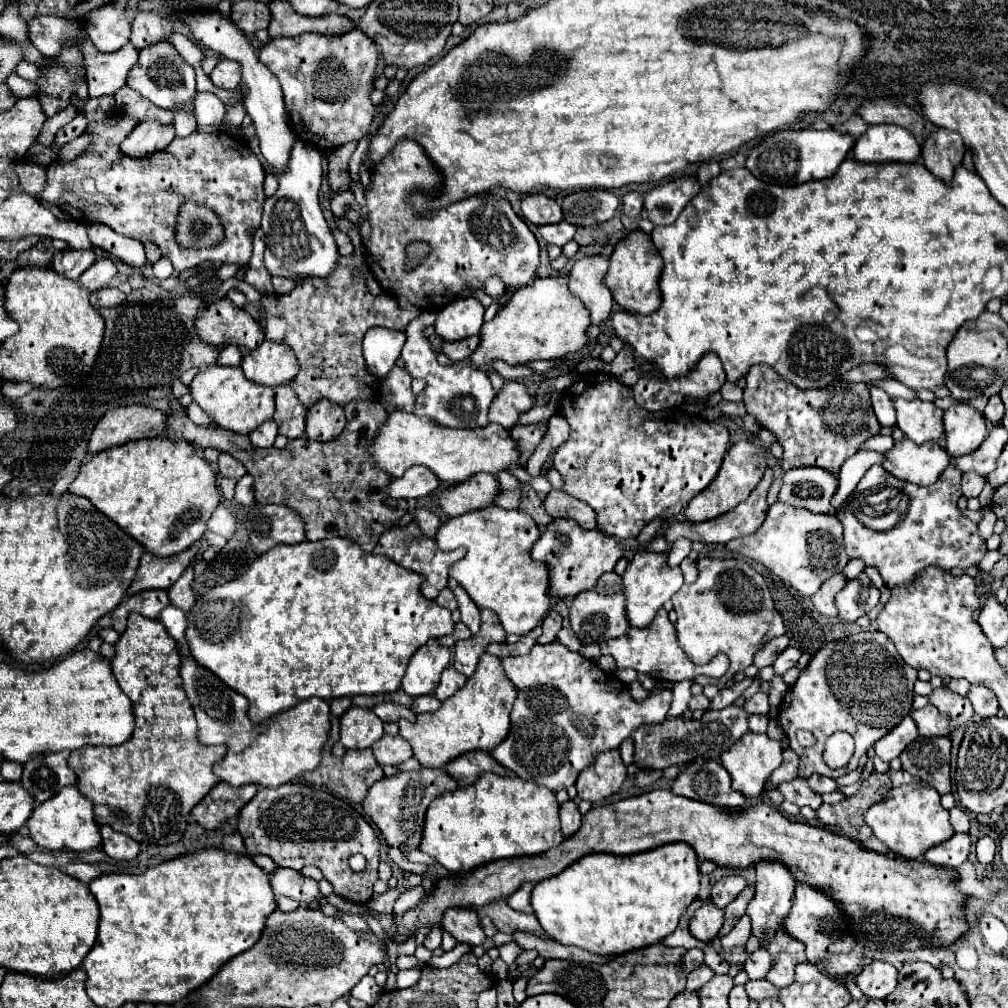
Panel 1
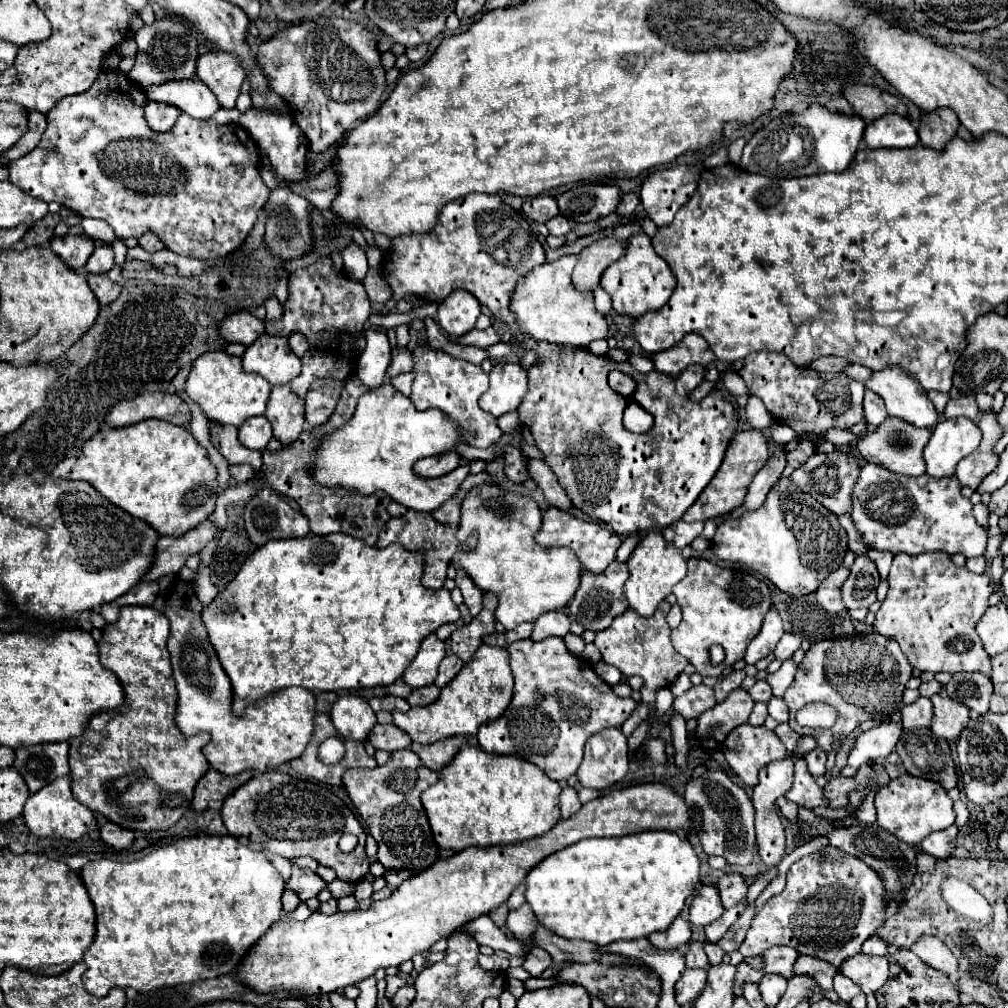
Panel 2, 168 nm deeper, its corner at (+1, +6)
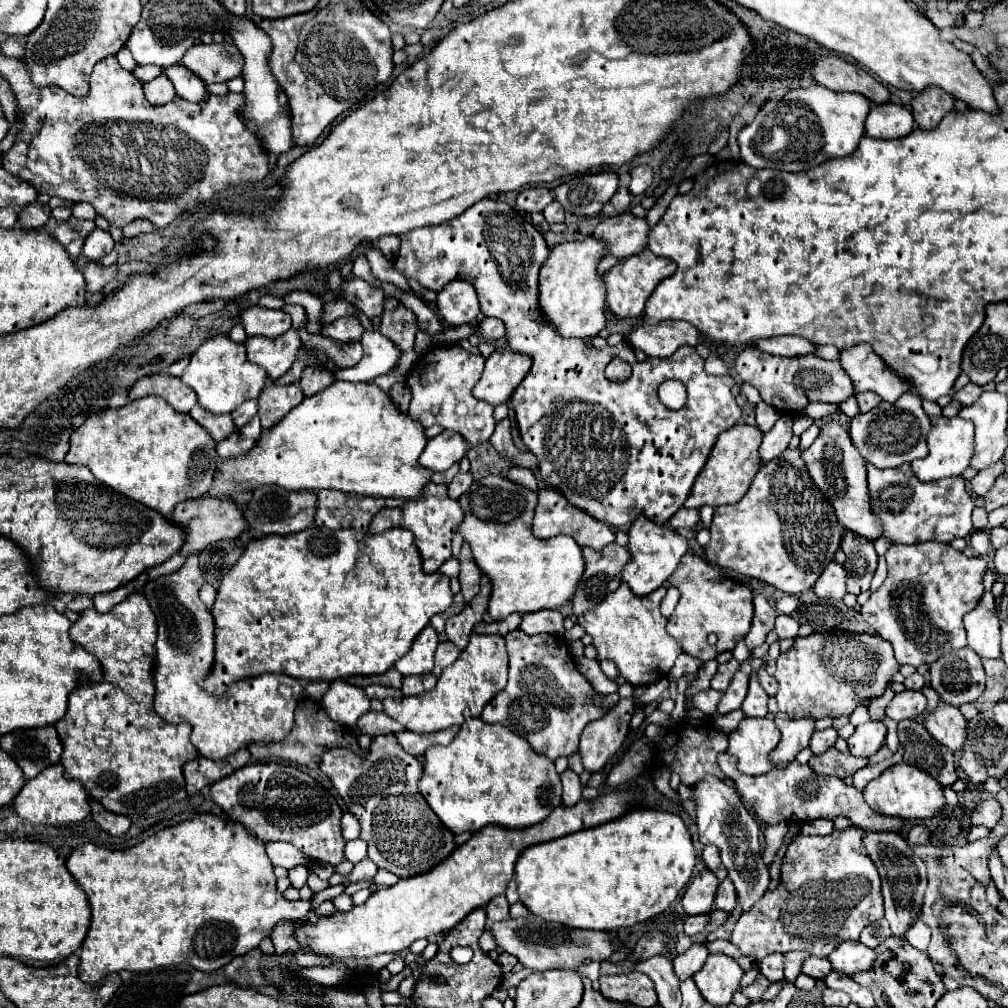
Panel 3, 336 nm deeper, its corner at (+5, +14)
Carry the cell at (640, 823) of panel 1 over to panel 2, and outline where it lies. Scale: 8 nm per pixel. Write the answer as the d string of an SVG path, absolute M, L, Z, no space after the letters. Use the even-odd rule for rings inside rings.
M645 783L621 791L611 791L609 795L585 803L573 817L561 819L549 833L543 833L533 841L523 841L521 845L493 845L493 849L463 849L461 853L455 853L449 859L439 859L429 869L423 869L411 875L407 881L403 881L387 899L371 903L371 907L365 911L347 911L333 915L315 911L303 923L283 917L279 923L273 925L273 929L269 929L253 945L253 949L249 949L249 953L245 955L245 959L237 969L237 977L251 989L257 989L259 993L277 993L281 989L287 989L303 995L315 995L315 993L329 995L337 989L357 985L359 981L371 977L377 969L399 967L403 961L409 961L413 955L427 951L439 939L459 931L465 923L497 909L509 899L513 889L523 881L523 875L529 873L529 869L533 869L539 861L543 861L555 851L561 851L587 837L621 837L621 835L659 831L659 829L697 833L691 817L693 817L691 807L683 801L683 797L679 797L671 787L661 783Z

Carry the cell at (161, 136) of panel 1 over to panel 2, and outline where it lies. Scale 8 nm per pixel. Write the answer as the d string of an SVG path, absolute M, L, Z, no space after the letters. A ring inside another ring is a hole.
M149 101L145 105L145 117L147 123L153 131L157 133L165 133L175 125L175 119L181 111L173 105L165 105L165 103L157 103L157 101Z

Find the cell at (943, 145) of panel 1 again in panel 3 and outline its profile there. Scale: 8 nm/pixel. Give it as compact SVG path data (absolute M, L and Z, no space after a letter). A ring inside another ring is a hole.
M929 87L921 95L915 95L911 107L913 107L913 117L915 123L921 129L933 129L939 125L939 121L953 111L955 99L945 93L943 89Z

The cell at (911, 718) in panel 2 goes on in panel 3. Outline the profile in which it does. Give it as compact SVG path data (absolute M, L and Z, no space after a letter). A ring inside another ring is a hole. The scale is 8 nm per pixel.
M905 689L893 697L885 713L893 721L903 721L903 719L919 717L925 711L925 707L927 707L927 699L921 691Z

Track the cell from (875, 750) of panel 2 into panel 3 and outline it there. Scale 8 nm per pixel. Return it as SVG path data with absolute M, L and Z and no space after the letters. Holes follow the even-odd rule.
M867 721L859 727L855 727L855 733L847 739L849 753L857 757L871 757L877 753L887 737L887 727L877 721Z

